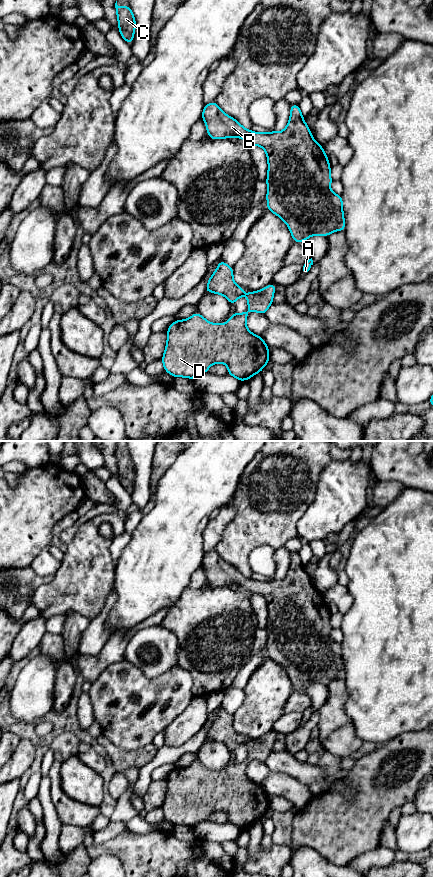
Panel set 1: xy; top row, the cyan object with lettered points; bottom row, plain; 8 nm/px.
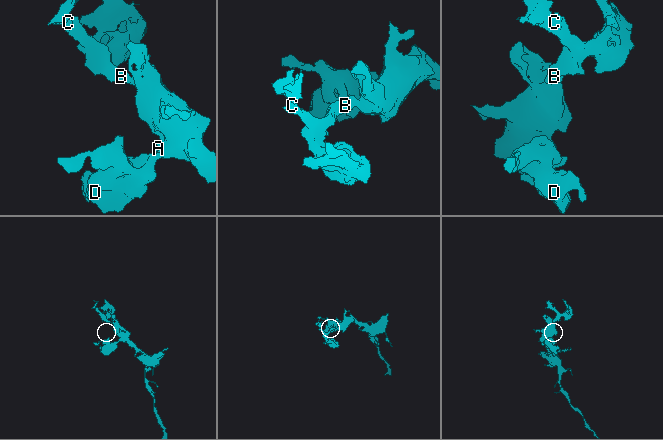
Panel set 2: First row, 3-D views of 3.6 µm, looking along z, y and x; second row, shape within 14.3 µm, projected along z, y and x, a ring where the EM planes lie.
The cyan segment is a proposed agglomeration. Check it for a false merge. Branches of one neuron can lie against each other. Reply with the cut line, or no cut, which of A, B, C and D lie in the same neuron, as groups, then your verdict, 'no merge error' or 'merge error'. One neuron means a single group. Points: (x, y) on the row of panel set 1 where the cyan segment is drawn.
cut none; groups A B C D; no merge error

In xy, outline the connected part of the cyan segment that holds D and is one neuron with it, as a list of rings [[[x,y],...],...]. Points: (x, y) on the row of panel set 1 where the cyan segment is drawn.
[[[223,260],[219,261],[216,271],[211,275],[205,293],[212,292],[225,296],[233,306],[236,300],[245,296],[248,301],[248,311],[234,313],[225,324],[214,324],[207,321],[198,312],[186,320],[175,320],[167,330],[167,344],[162,363],[164,370],[176,377],[186,377],[193,380],[200,374],[207,373],[209,367],[215,363],[228,366],[228,375],[237,378],[240,382],[249,380],[258,374],[270,360],[269,347],[261,336],[253,334],[247,329],[246,320],[251,311],[265,315],[273,303],[276,285],[271,283],[262,290],[244,294],[244,288],[238,286],[233,279],[233,267]]]

